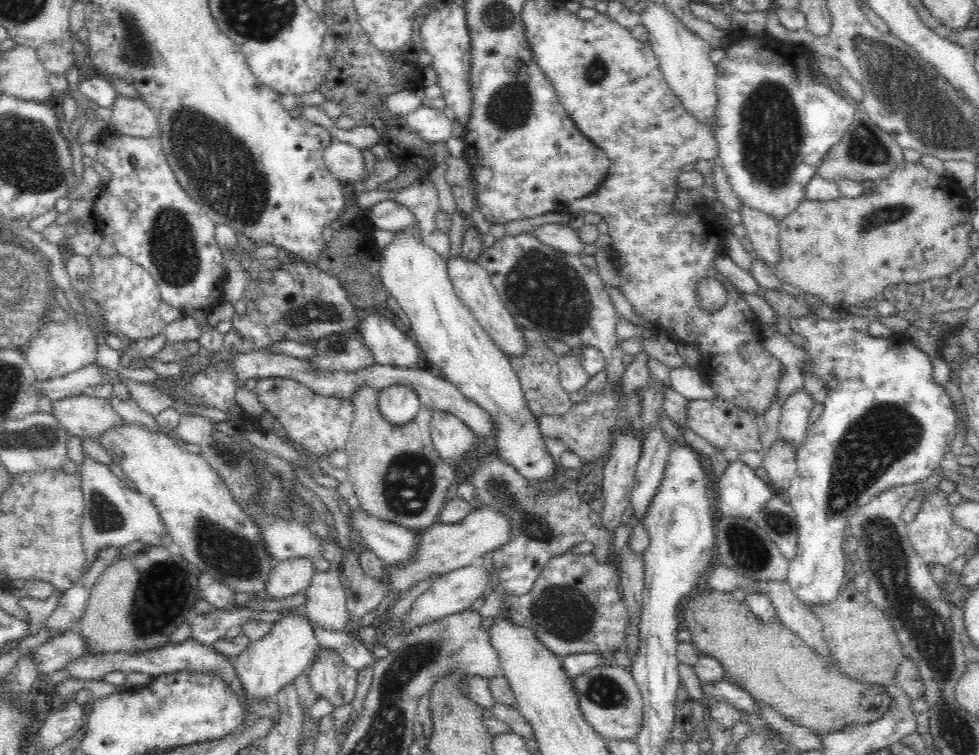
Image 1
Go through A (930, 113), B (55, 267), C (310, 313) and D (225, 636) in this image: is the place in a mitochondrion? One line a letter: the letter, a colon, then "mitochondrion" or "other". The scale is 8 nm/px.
A: mitochondrion
B: other
C: mitochondrion
D: other

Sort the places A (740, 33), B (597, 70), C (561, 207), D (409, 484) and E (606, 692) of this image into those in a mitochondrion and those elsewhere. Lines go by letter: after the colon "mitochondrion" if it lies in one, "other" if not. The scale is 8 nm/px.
A: other
B: mitochondrion
C: other
D: mitochondrion
E: mitochondrion

